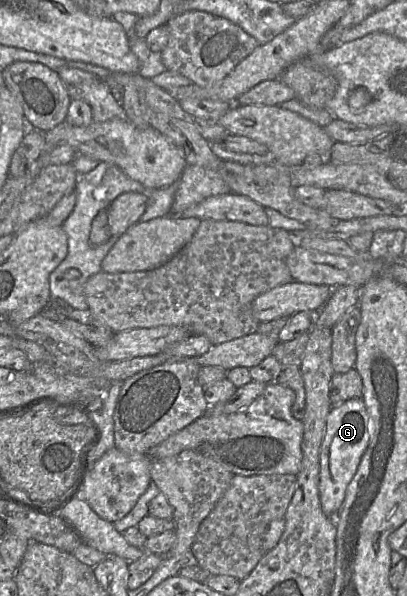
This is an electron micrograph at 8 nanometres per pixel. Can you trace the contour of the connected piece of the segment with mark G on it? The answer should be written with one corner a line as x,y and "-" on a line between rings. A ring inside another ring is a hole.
362,398
349,399
332,406
320,446
319,497
322,511
334,519
343,505
346,489
357,472
361,458
369,444
369,414

